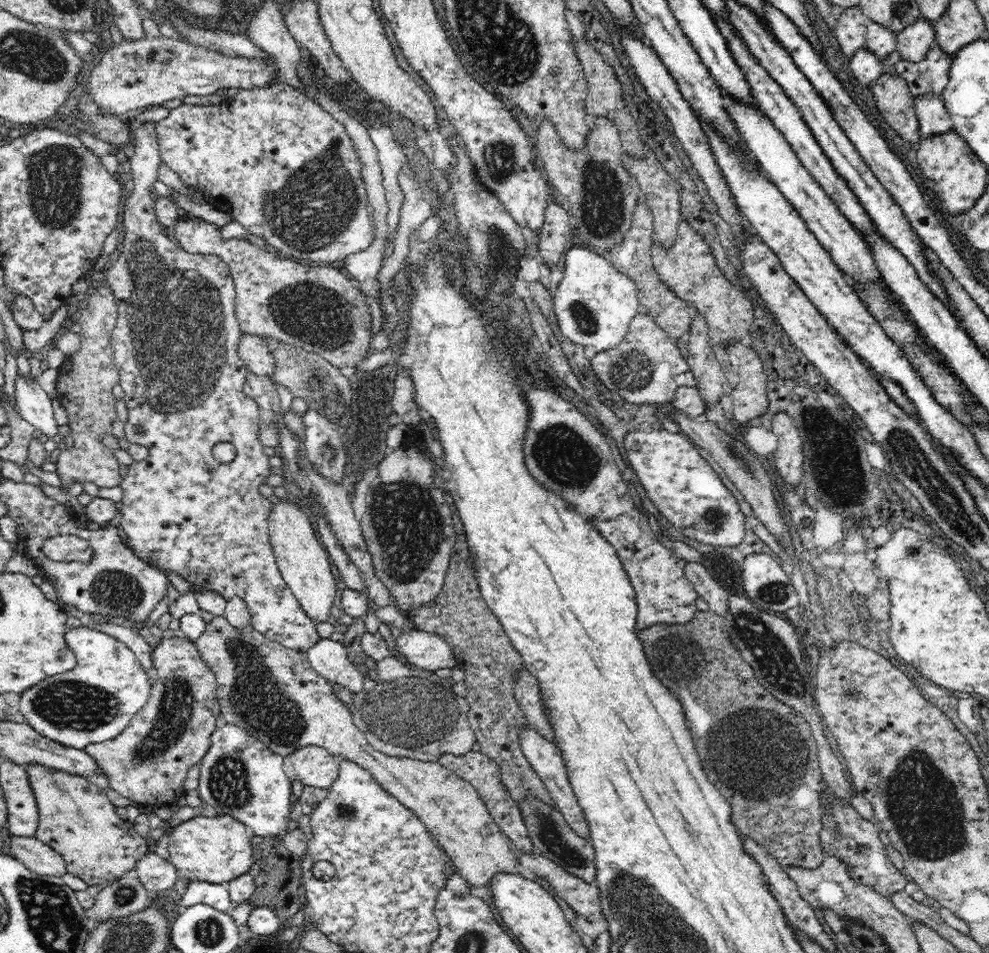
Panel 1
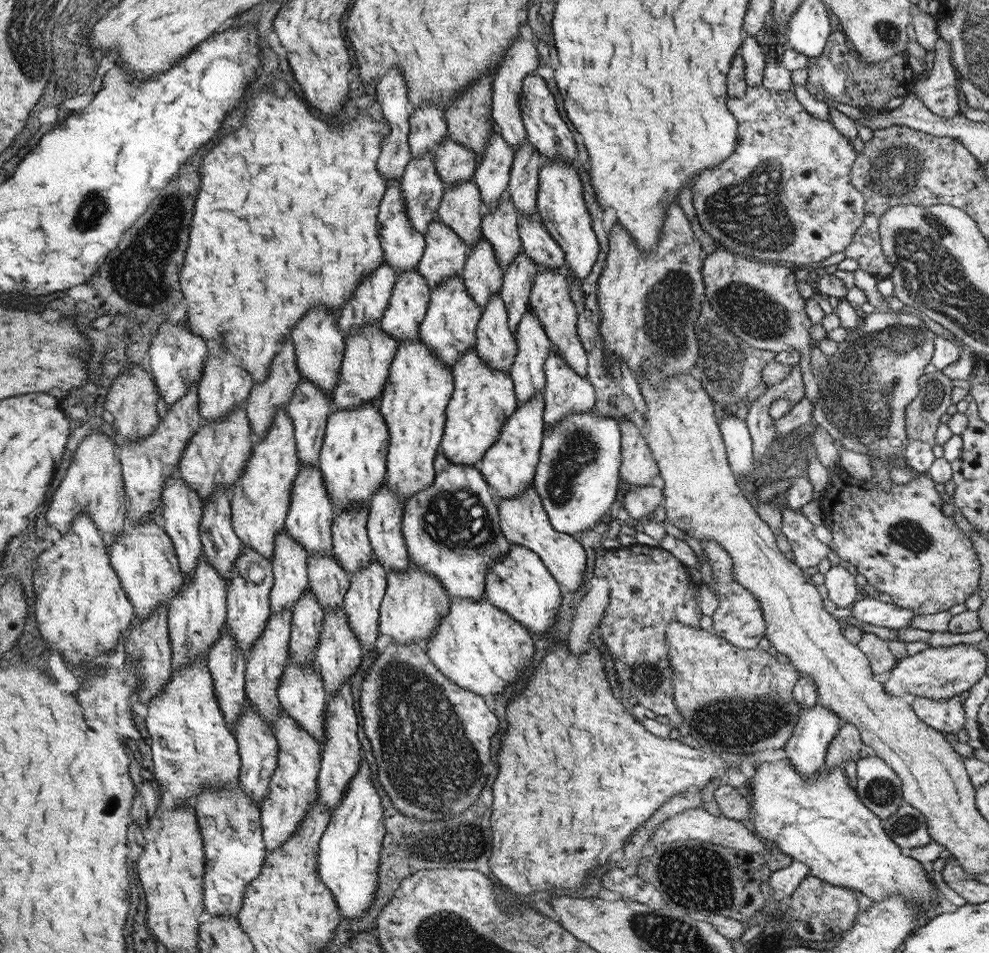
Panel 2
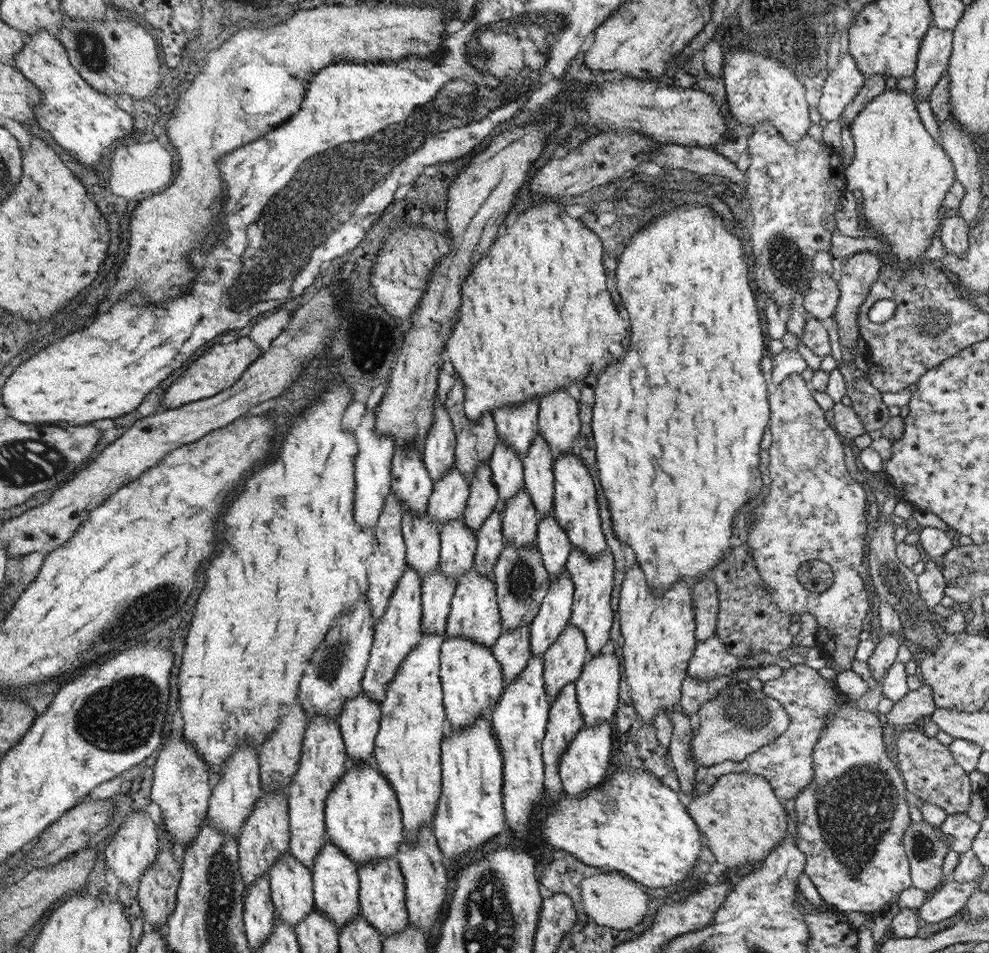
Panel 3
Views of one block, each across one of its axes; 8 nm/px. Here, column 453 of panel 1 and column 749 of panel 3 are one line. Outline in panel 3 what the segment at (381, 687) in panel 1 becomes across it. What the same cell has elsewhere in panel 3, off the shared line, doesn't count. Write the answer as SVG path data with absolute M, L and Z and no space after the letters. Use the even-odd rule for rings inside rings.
M737 684L725 686L715 694L715 698L707 700L697 708L699 726L691 736L691 758L699 768L717 766L723 762L743 762L755 750L783 738L787 726L785 706L775 698L767 696L763 690L741 690Z

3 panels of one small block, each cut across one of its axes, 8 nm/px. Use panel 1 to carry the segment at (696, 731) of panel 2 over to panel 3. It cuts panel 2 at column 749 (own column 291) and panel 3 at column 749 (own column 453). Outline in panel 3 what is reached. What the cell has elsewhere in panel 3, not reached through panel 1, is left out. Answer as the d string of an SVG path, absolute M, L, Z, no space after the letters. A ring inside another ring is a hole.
M729 772L719 776L707 792L693 796L687 804L687 812L703 832L703 838L707 838L715 862L729 868L729 874L741 864L759 866L765 862L773 846L777 846L781 836L787 832L785 806L777 802L767 778L751 772Z

